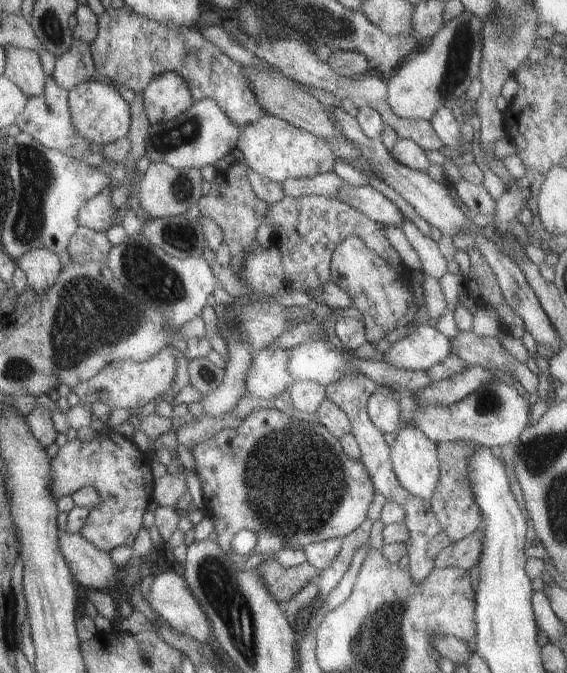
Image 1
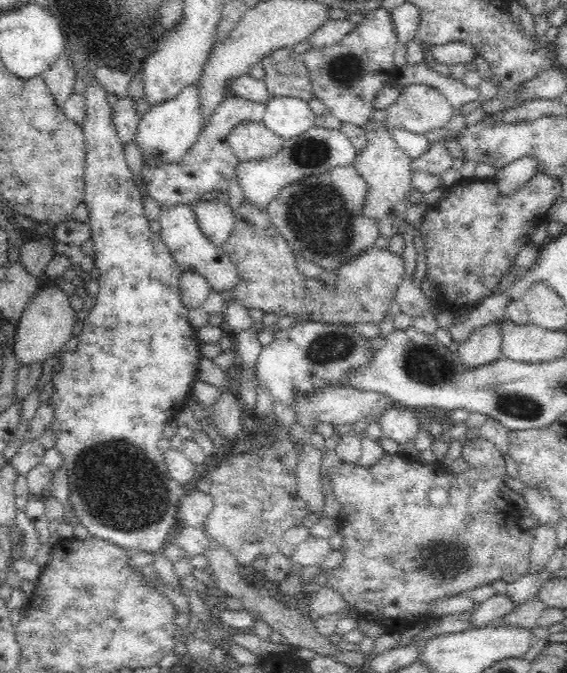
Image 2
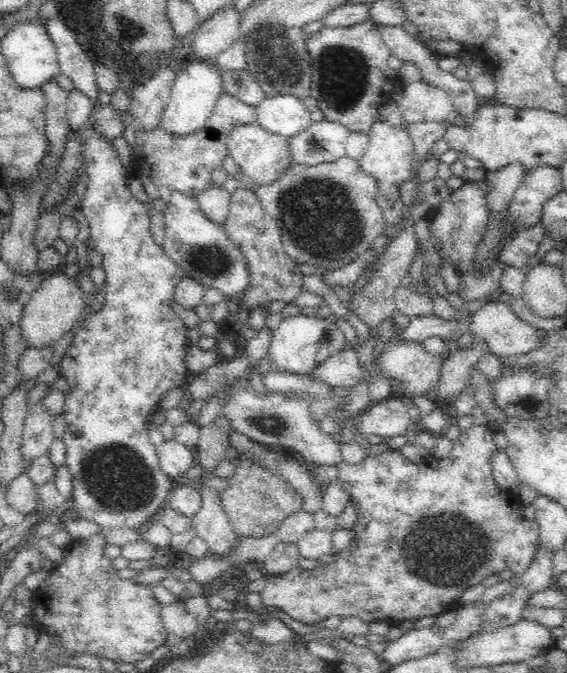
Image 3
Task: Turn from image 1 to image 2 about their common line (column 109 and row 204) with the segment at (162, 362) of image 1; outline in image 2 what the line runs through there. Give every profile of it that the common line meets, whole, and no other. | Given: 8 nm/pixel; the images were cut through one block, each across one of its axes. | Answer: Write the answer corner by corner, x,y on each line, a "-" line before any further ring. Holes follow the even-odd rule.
380,122
370,123
366,129
367,143
364,150
357,152
354,169
366,181
368,192
365,196
362,214
375,224
379,236
394,238
398,228
405,221
408,208
406,198
411,190
411,160
402,152
393,135

